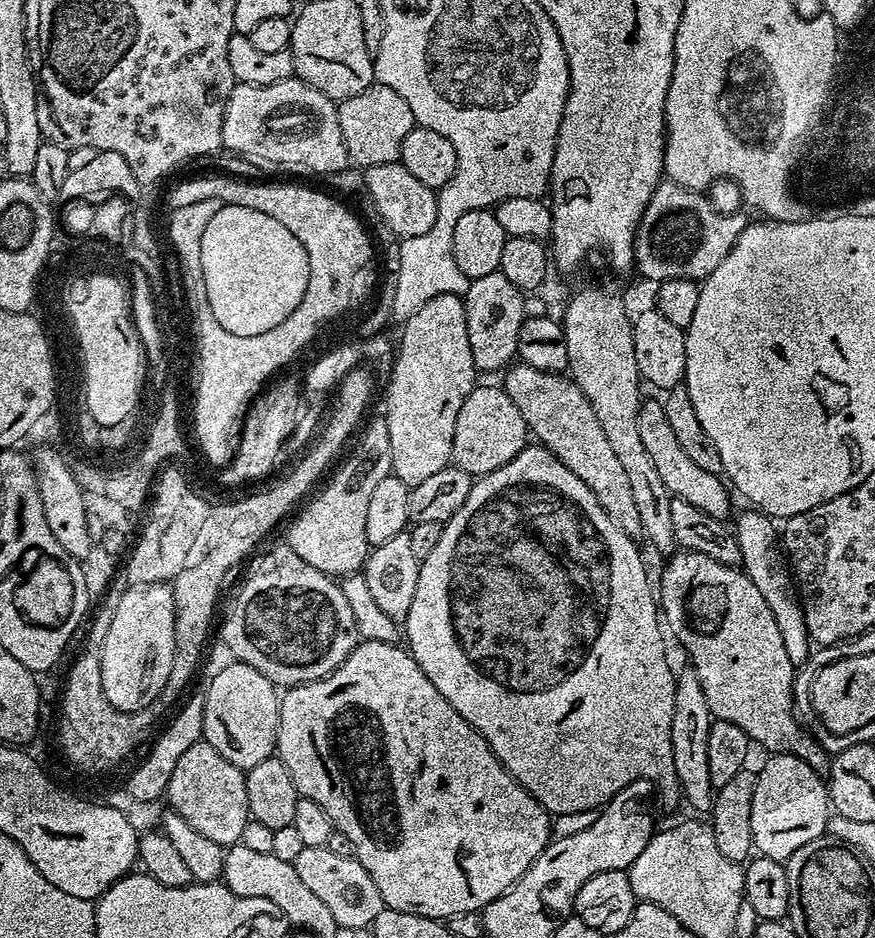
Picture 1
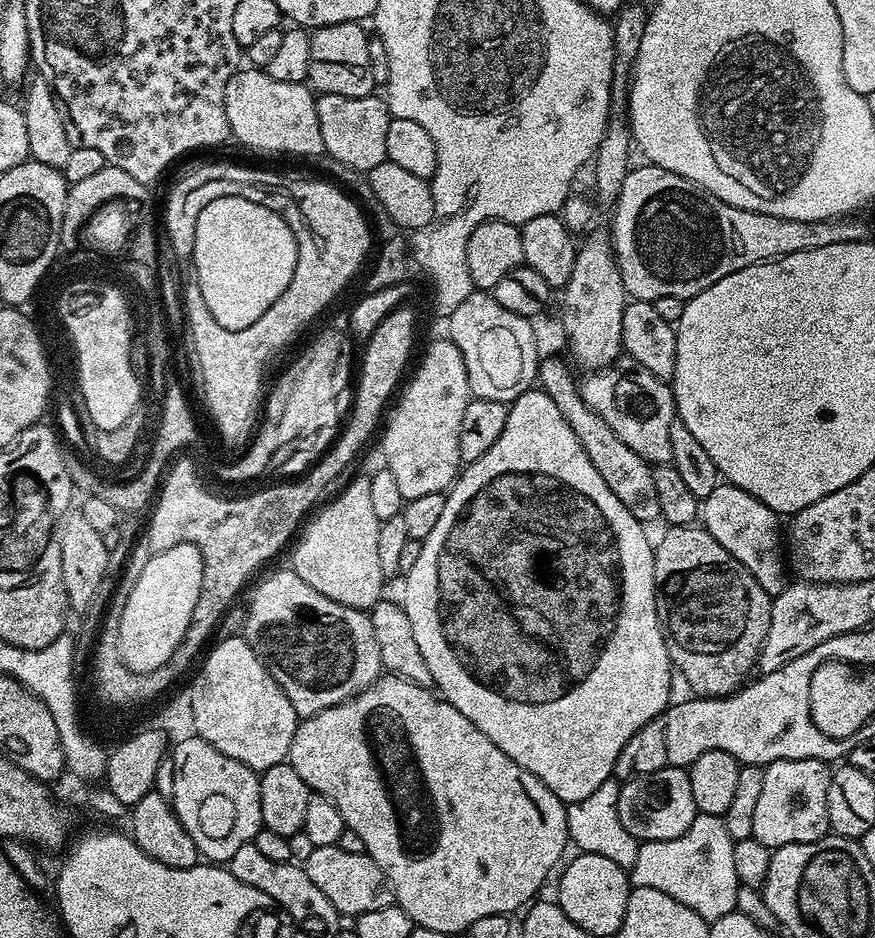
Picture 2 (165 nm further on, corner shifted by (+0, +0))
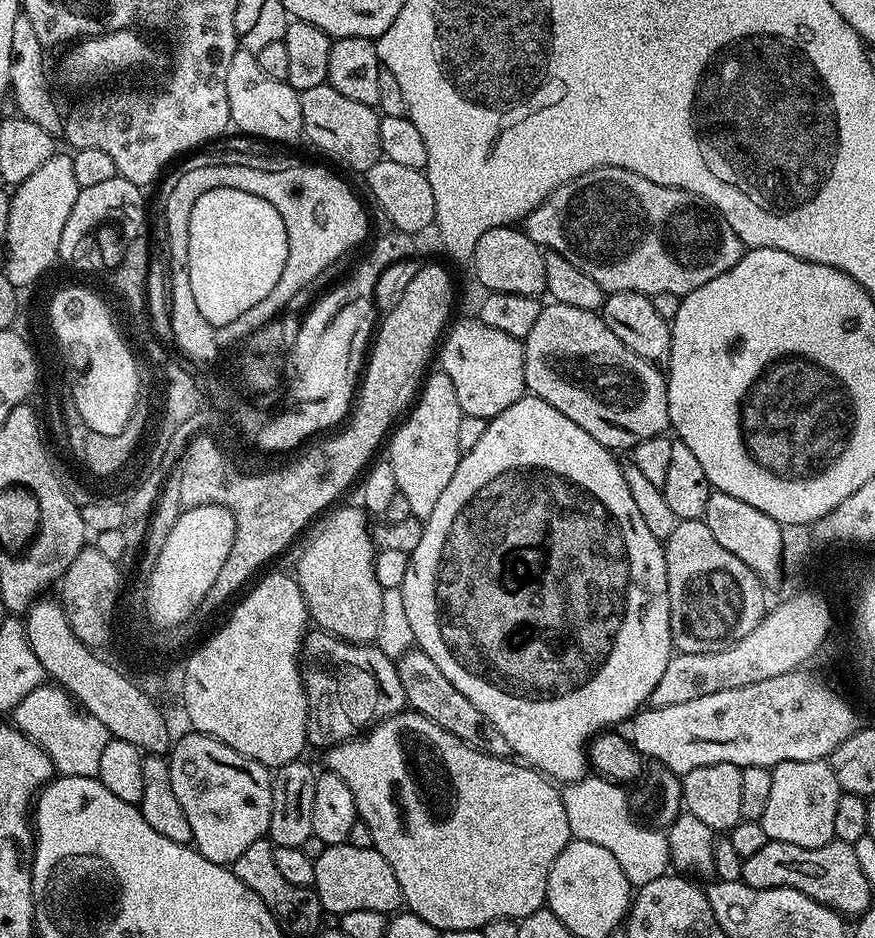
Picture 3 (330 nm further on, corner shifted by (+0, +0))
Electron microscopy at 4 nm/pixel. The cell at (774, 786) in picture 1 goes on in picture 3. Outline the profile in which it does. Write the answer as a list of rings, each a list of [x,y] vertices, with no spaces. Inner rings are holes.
[[[827,759],[807,760],[806,762],[798,762],[797,760],[784,760],[781,764],[772,768],[772,781],[770,782],[770,798],[766,802],[766,814],[763,818],[763,826],[766,830],[769,840],[777,840],[778,842],[790,842],[794,846],[806,846],[807,848],[817,848],[823,844],[829,844],[834,838],[834,810],[838,806],[838,798],[841,790],[838,782],[834,778],[834,770],[828,765]]]

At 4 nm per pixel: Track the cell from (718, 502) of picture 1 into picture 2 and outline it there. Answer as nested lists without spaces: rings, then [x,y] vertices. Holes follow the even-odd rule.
[[[627,354],[621,355],[617,363],[589,371],[587,375],[579,385],[586,406],[590,406],[590,410],[634,450],[634,454],[641,455],[650,465],[671,464],[670,422],[677,419],[671,383],[654,378],[650,370],[633,364]]]

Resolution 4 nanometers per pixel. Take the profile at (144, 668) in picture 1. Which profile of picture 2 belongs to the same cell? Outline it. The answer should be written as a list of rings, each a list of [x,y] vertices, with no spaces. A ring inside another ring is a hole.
[[[194,544],[153,551],[126,600],[124,624],[120,627],[120,644],[132,668],[156,668],[174,654],[190,626],[194,606],[198,606],[203,573],[204,559]]]

